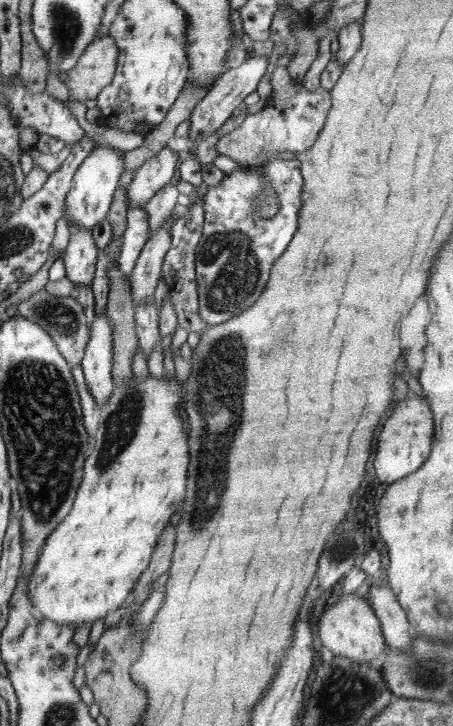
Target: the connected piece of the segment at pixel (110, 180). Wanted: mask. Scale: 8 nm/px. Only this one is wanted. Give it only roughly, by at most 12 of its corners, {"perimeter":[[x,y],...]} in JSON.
{"perimeter":[[94,148],[74,174],[65,220],[92,232],[107,218],[124,152]]}

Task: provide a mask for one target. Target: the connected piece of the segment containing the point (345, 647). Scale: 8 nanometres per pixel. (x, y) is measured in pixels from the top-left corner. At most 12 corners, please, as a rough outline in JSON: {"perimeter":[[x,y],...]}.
{"perimeter":[[362,591],[339,593],[318,622],[324,651],[368,664],[387,648]]}

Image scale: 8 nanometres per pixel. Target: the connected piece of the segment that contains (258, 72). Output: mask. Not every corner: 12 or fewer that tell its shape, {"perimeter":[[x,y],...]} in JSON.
{"perimeter":[[248,56],[228,69],[190,115],[201,144],[256,91],[269,62]]}

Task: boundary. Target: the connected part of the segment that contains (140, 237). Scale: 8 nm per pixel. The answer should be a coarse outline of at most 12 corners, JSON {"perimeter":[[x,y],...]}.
{"perimeter":[[145,208],[127,212],[118,269],[130,275],[148,237]]}

